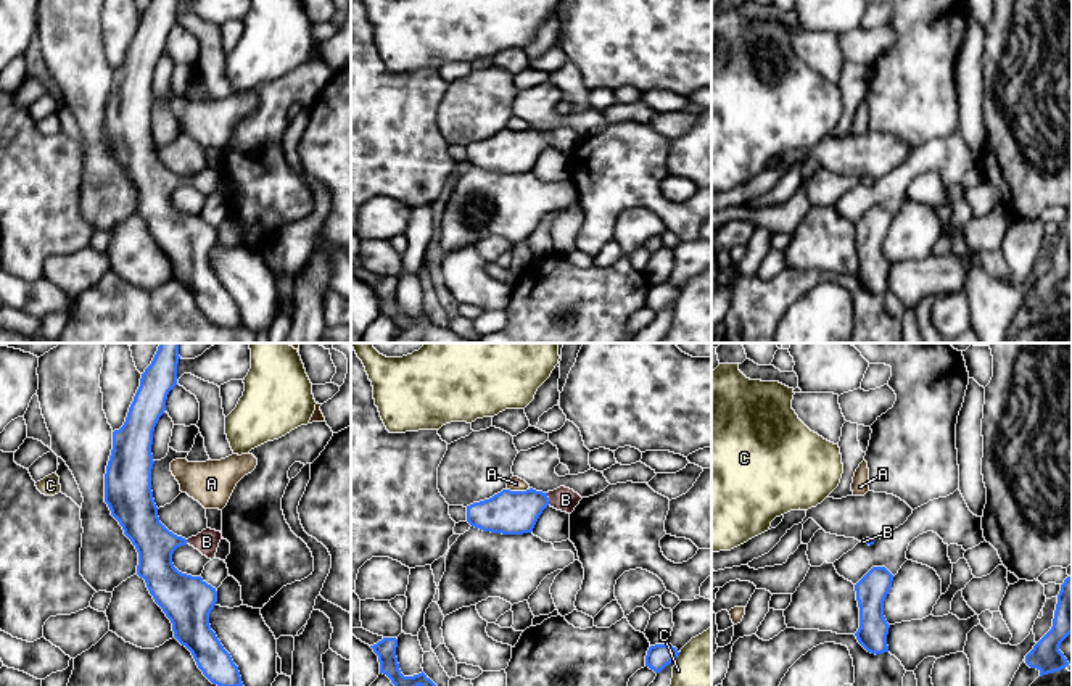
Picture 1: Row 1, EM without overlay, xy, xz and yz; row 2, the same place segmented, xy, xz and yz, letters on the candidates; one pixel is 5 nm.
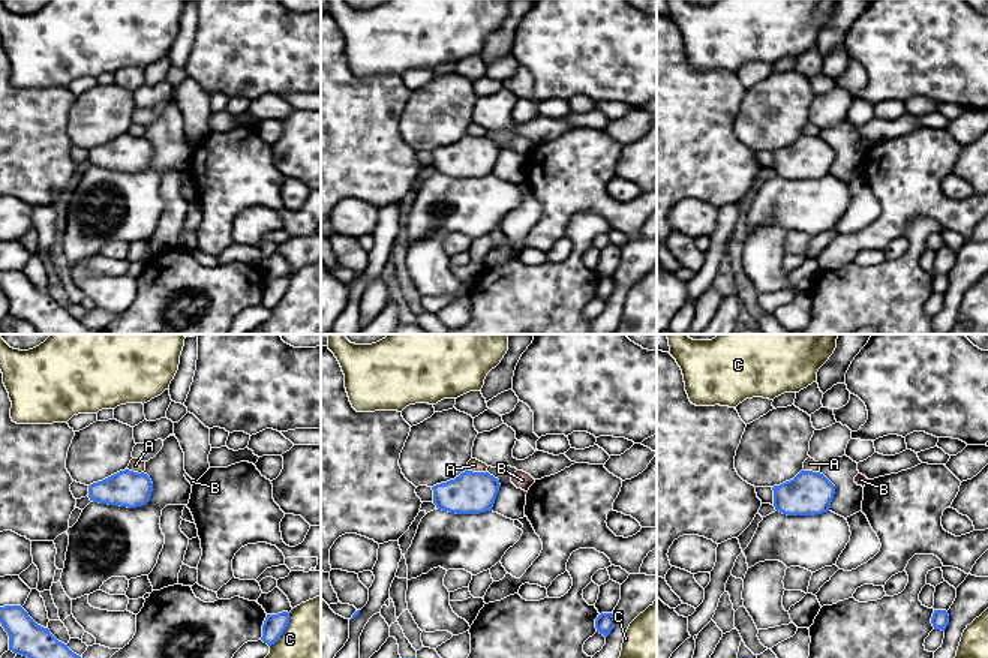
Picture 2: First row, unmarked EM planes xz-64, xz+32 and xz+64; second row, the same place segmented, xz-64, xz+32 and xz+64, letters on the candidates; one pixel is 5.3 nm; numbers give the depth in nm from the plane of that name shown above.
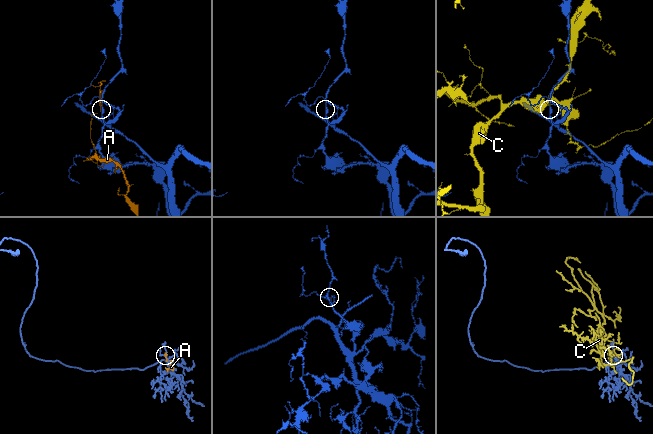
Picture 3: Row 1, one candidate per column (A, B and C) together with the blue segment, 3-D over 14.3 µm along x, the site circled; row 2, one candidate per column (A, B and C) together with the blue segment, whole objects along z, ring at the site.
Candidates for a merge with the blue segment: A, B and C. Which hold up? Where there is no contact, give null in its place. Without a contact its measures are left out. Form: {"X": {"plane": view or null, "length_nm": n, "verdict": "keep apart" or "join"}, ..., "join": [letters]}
{"A": {"plane": "xz", "length_nm": 120, "verdict": "keep apart"}, "B": {"plane": "xz", "length_nm": 70, "verdict": "join"}, "C": {"plane": "xz", "length_nm": 60, "verdict": "keep apart"}, "join": ["B"]}

